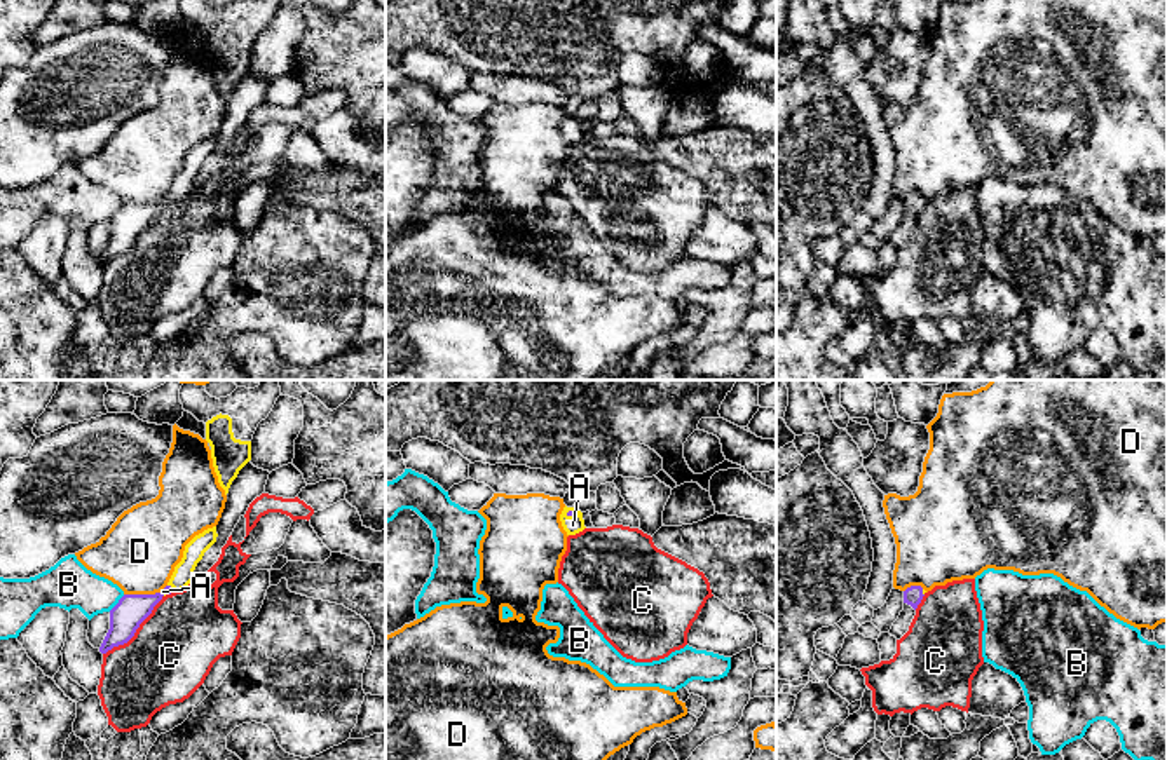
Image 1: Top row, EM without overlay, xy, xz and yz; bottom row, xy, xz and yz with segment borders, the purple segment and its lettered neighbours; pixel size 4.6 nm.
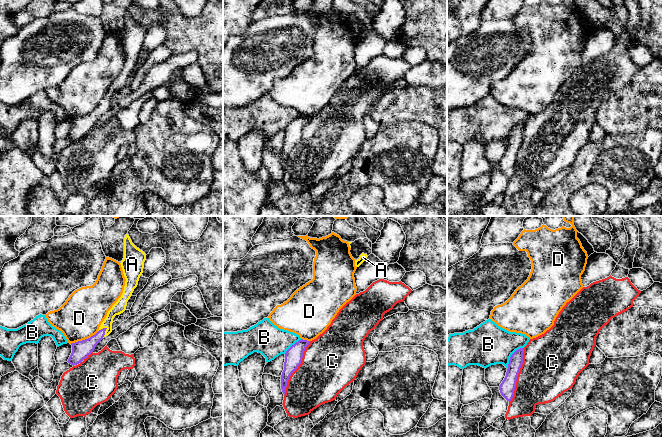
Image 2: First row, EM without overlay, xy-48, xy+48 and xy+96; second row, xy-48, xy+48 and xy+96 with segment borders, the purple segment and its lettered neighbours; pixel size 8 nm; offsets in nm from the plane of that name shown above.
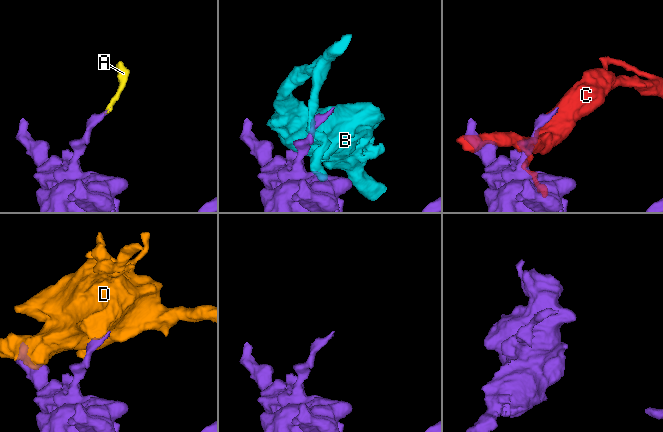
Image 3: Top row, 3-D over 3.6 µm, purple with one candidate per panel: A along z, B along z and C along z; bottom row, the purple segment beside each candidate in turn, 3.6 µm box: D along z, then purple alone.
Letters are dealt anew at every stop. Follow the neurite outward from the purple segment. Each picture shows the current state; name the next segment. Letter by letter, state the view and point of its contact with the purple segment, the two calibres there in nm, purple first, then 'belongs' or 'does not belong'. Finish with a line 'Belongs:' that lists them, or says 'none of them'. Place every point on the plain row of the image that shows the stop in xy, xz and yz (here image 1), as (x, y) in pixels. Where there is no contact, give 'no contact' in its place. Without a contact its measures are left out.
A: xz (571, 124) | 30/90 nm | belongs
B: xy (117, 213) | 150/220 nm | does not belong
C: xy (136, 237) | 150/380 nm | does not belong
D: xy (142, 204) | 150/360 nm | does not belong
Belongs: A

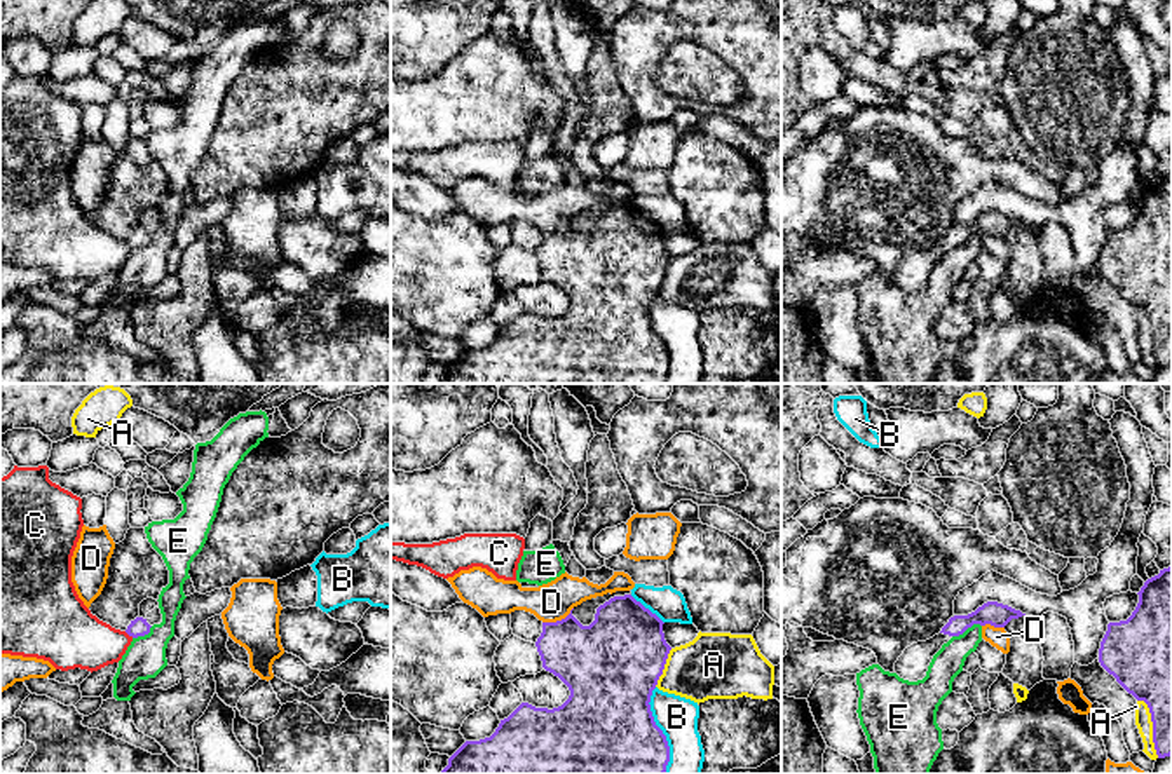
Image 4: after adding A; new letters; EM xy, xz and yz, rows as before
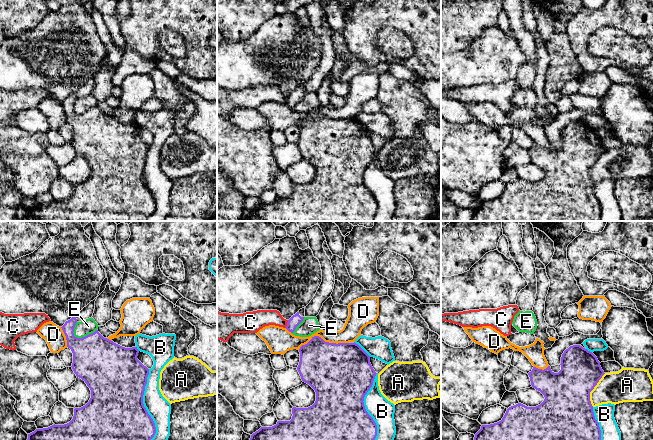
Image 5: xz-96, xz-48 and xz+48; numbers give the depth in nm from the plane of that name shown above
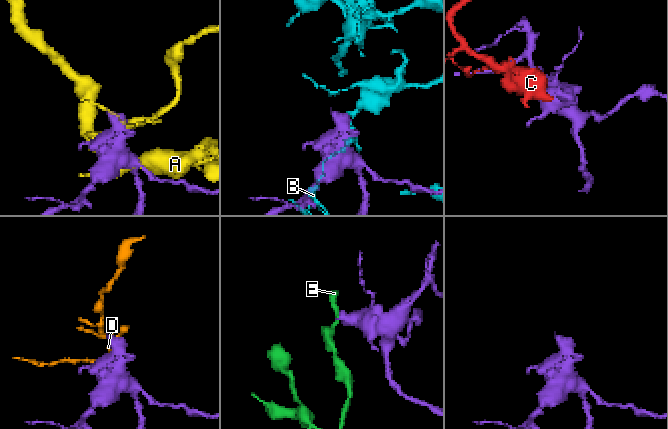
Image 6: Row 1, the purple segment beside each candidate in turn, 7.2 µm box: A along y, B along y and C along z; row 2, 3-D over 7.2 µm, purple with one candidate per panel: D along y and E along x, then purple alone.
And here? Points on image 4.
A: xz (663, 278) | 440/300 nm | does not belong
B: xz (661, 340) | 480/190 nm | does not belong
C: xy (129, 244) | 80/280 nm | does not belong
D: xz (558, 230) | 340/180 nm | does not belong
E: yz (967, 237) | 110/150 nm | does not belong
Belongs: none of them

